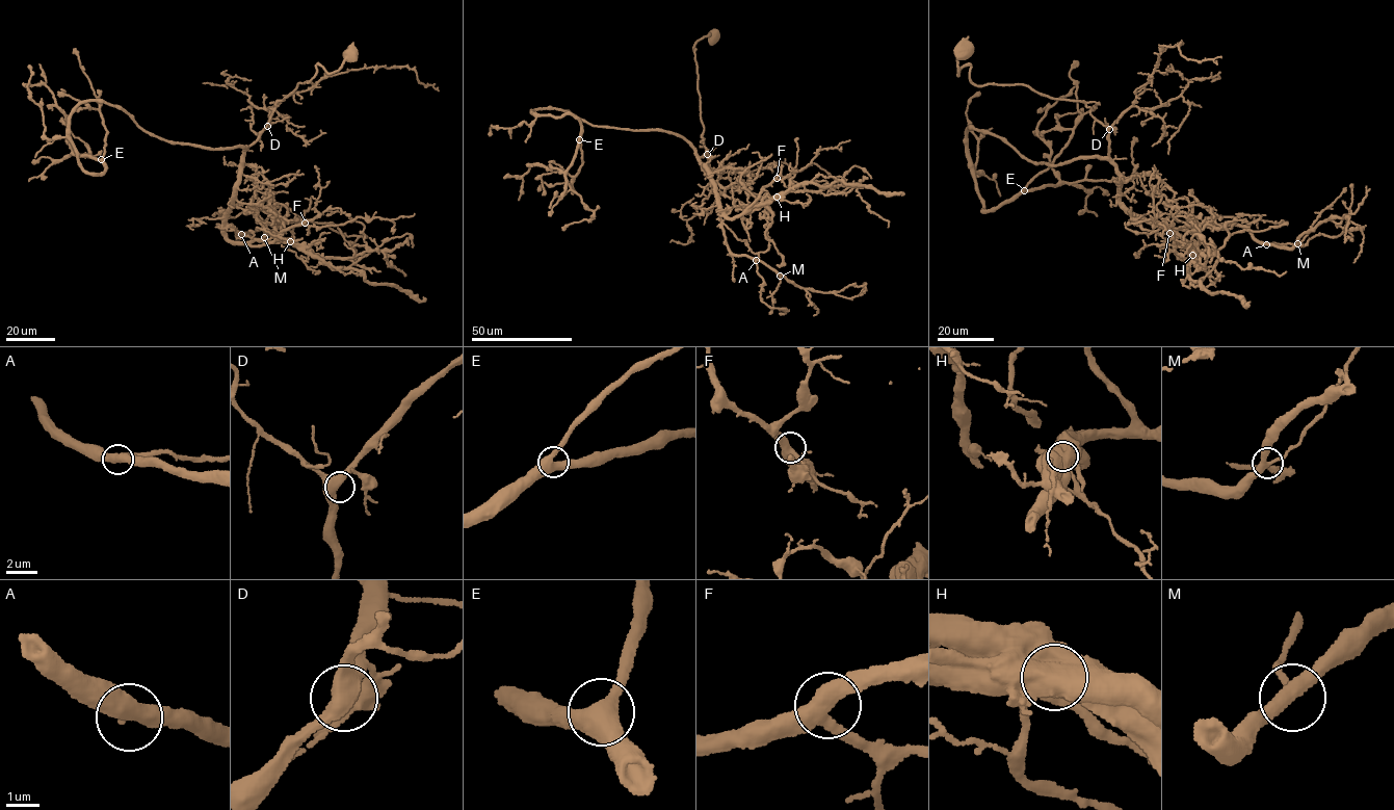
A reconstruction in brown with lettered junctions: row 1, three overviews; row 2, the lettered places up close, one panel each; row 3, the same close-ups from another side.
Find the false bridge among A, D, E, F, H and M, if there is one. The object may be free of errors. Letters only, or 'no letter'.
H

